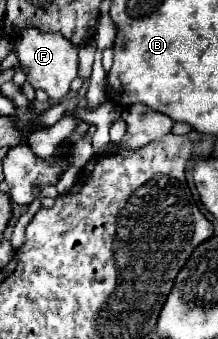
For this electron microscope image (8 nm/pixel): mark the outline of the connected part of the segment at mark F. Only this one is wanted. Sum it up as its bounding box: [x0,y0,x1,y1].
[16,28,78,102]

